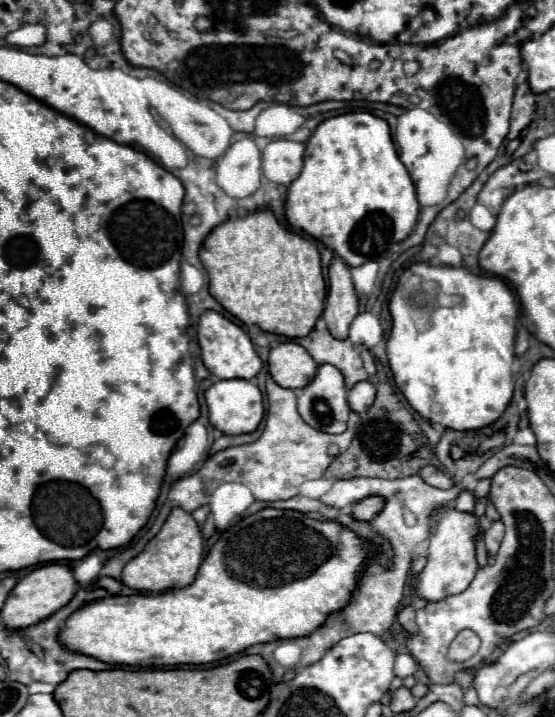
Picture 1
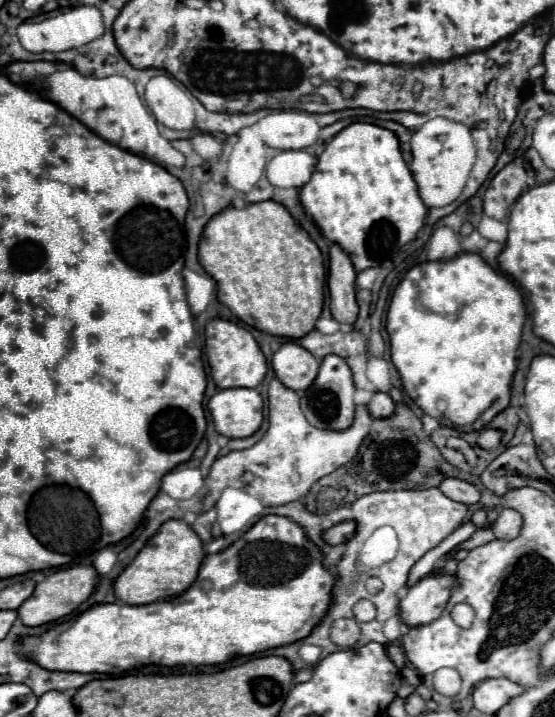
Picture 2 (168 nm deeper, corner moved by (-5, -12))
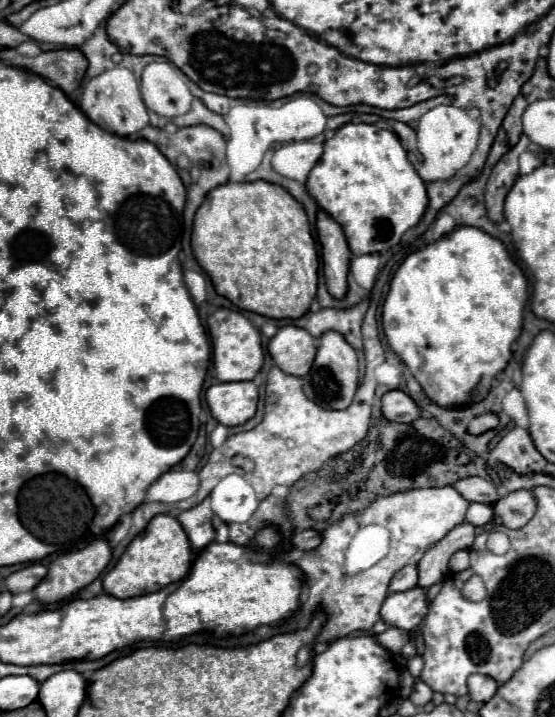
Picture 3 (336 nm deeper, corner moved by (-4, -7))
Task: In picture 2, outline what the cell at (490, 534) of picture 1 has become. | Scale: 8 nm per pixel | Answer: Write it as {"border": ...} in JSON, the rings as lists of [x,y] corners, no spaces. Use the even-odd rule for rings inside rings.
{"border":[[[502,508],[500,516],[492,524],[492,532],[500,540],[514,540],[522,530],[522,514],[514,508]]]}

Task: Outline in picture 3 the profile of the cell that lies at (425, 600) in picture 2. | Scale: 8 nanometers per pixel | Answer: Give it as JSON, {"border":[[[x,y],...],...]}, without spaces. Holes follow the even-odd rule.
{"border":[[[413,587],[409,591],[391,593],[381,607],[381,619],[399,629],[413,631],[421,625],[427,611],[429,611],[427,589]]]}

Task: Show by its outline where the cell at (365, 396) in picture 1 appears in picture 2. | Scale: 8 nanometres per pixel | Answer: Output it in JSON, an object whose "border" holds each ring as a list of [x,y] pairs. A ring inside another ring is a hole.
{"border":[[[376,392],[374,398],[368,404],[368,410],[370,410],[372,418],[390,418],[394,414],[394,410],[396,410],[396,404],[390,398],[390,394]]]}

